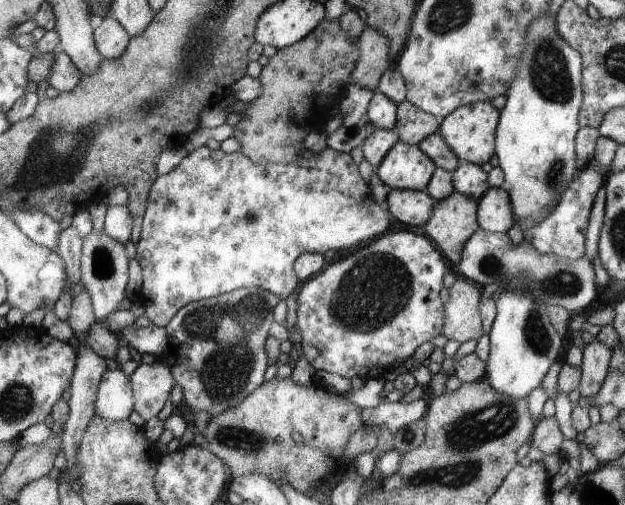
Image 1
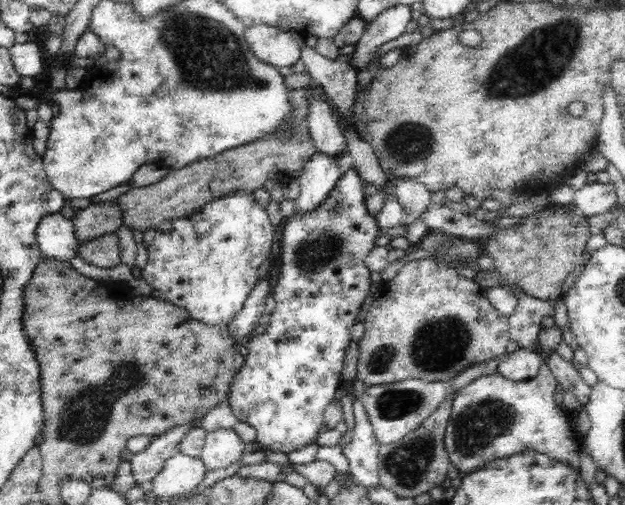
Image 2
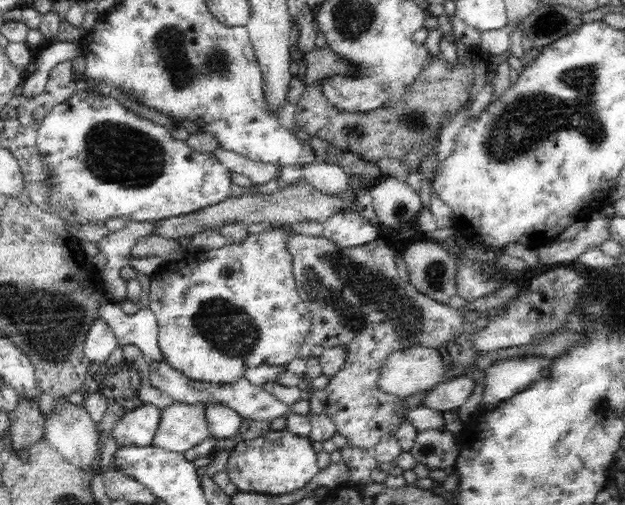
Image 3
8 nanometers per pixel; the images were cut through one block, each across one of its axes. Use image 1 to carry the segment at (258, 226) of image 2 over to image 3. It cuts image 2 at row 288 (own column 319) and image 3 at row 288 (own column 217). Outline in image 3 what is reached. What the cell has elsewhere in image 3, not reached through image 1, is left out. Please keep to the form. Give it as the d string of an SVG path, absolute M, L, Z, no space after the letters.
M284 227L274 228L262 233L248 234L238 243L230 243L228 246L214 248L214 250L207 250L206 252L195 251L188 253L184 258L184 264L180 268L166 272L159 271L151 276L149 307L157 318L159 350L163 354L165 361L172 368L178 369L178 372L181 372L184 376L192 380L226 385L244 377L244 372L248 368L256 368L257 366L264 365L287 365L297 355L298 350L300 350L300 347L306 340L312 319L311 312L304 302L302 302L296 290L292 266L293 254L287 248L286 236L288 236L288 233L284 231Z

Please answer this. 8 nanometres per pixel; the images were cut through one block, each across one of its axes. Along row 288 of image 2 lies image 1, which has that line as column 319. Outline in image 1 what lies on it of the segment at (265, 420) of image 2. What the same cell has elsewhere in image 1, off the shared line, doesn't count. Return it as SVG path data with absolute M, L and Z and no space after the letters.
M390 231L368 246L356 249L350 256L328 264L318 276L309 278L300 290L298 301L293 304L298 317L295 327L302 334L296 354L304 353L316 371L326 370L350 380L354 376L360 376L364 381L385 378L395 362L412 356L420 344L444 333L445 310L442 310L440 290L448 264L438 249L426 236L408 231Z

